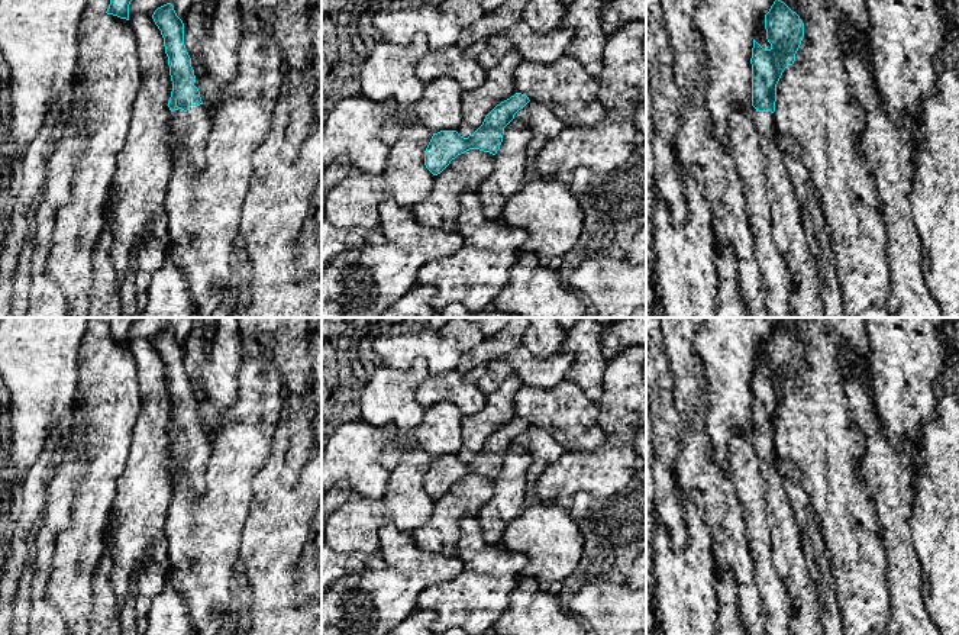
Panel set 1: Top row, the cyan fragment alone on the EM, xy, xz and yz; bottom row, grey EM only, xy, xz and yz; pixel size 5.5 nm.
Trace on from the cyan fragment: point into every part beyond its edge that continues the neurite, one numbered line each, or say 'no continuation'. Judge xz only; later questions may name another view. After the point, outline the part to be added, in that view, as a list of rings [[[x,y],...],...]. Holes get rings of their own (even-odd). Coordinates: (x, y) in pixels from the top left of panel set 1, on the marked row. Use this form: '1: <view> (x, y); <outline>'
no continuation

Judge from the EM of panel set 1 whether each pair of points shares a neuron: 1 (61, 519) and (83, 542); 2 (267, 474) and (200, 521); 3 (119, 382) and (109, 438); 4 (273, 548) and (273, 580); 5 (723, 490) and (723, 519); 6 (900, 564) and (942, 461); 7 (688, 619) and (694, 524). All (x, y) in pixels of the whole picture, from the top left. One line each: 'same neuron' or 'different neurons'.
1: different neurons
2: different neurons
3: same neuron
4: same neuron
5: same neuron
6: different neurons
7: same neuron

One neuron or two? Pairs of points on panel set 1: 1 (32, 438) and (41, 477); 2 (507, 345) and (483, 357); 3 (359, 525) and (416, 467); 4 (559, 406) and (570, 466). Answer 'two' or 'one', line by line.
1: two
2: one
3: one
4: two

